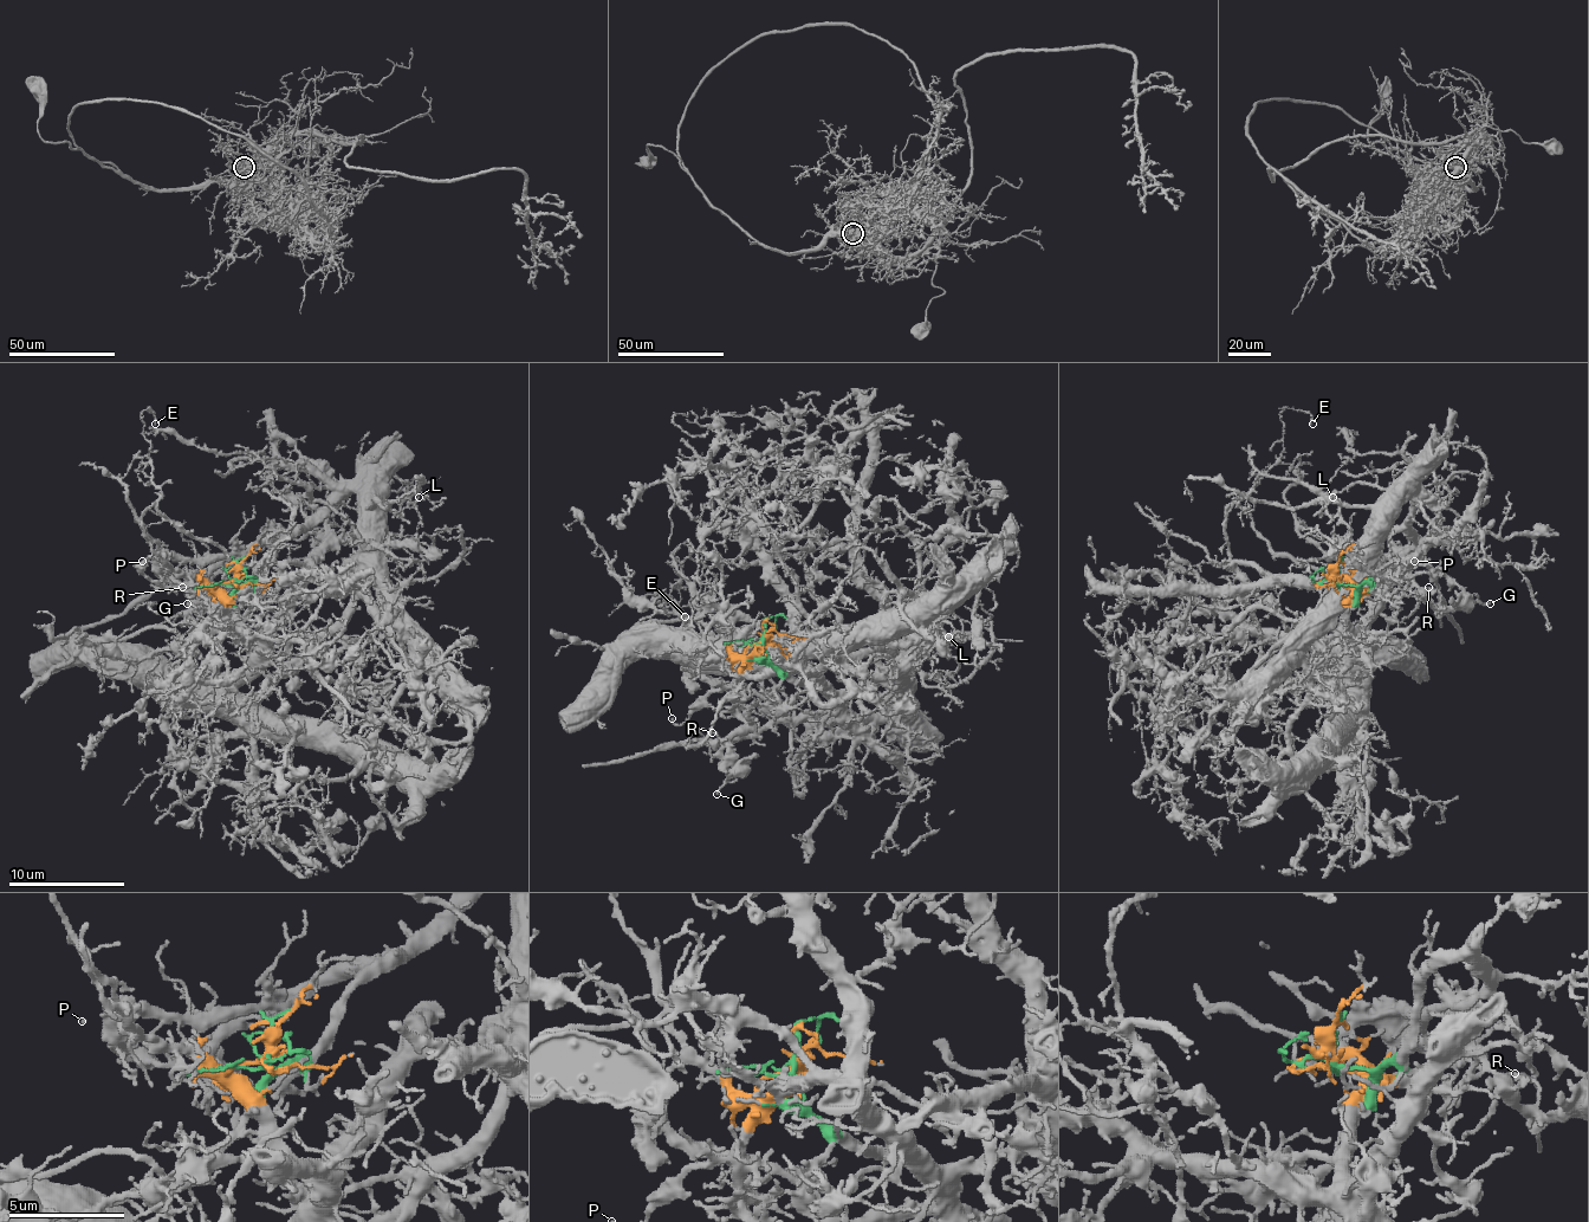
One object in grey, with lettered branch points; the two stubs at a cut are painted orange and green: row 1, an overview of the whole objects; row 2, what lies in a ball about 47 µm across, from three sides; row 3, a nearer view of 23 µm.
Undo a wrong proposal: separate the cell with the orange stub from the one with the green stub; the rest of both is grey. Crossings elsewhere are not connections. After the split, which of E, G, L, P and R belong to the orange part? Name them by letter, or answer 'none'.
E, G, P, R

